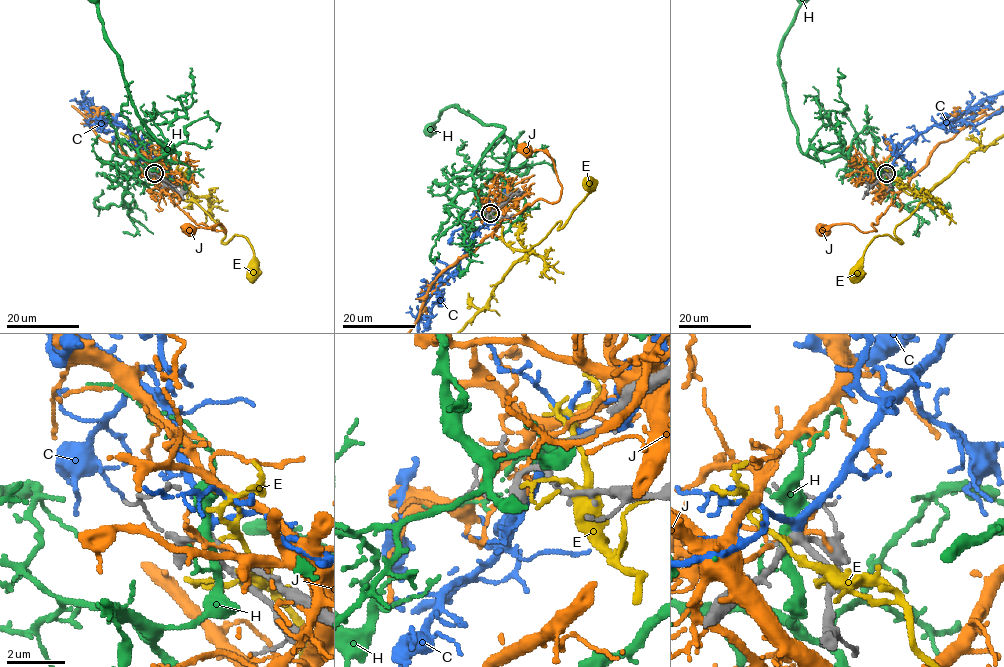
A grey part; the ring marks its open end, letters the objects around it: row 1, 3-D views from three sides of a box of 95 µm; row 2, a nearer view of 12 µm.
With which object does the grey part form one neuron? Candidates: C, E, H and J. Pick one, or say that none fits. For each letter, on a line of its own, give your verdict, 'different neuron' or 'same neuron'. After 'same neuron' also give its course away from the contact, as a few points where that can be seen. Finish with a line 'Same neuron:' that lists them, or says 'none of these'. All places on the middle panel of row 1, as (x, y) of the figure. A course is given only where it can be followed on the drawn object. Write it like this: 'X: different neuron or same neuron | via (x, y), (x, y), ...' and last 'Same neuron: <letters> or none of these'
C: same neuron
E: different neuron
H: different neuron
J: different neuron
Same neuron: C

